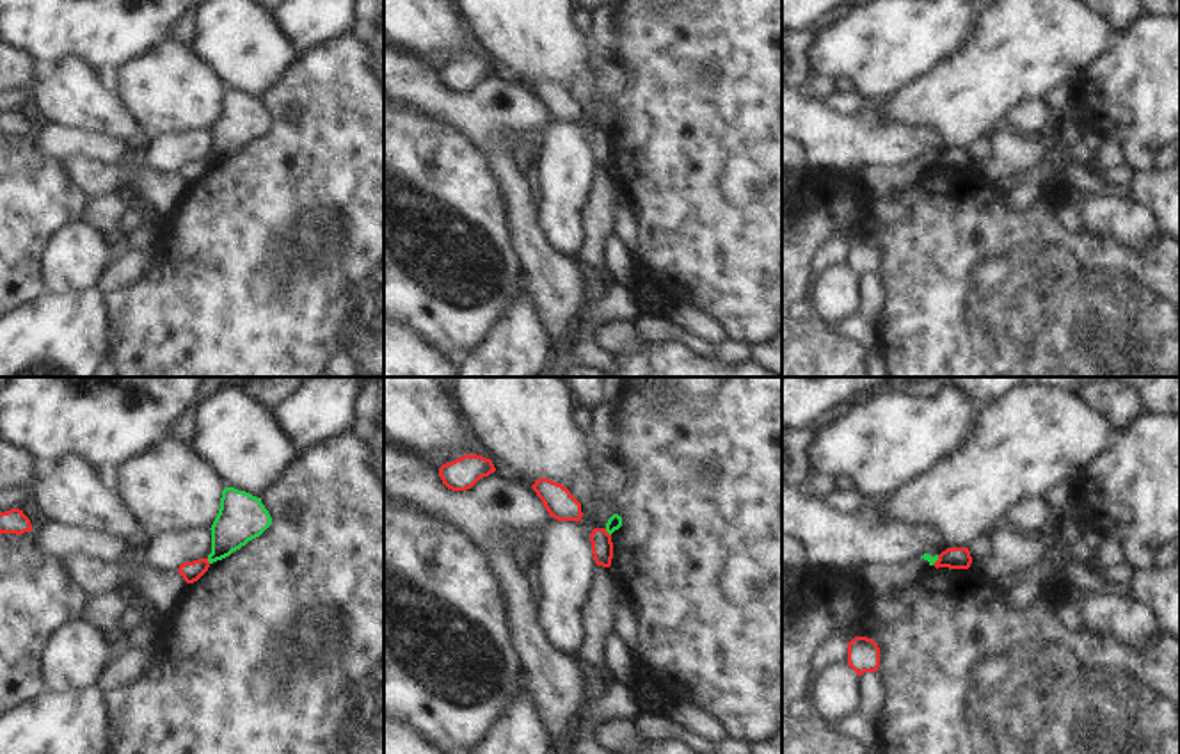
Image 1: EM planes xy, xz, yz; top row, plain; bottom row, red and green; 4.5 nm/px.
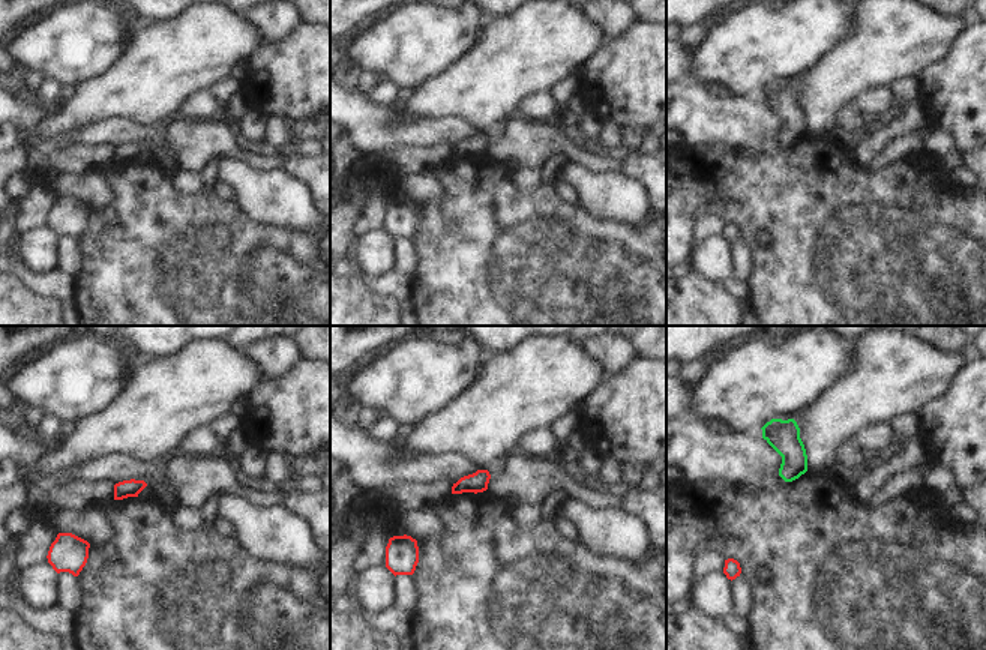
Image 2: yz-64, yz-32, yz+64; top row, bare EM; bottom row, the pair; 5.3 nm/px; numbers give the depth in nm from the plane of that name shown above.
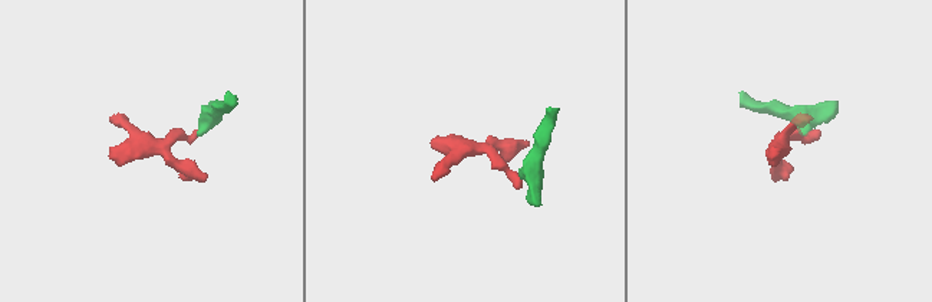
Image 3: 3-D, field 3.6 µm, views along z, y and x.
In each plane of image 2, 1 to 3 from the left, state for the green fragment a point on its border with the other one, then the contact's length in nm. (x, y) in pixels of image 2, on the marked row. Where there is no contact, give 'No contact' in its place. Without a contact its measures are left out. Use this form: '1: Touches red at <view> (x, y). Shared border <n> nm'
1: No contact
2: No contact
3: No contact.

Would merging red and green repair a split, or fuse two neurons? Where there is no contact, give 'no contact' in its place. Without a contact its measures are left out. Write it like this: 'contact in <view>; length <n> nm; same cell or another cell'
contact in xz; length 50 nm; another cell

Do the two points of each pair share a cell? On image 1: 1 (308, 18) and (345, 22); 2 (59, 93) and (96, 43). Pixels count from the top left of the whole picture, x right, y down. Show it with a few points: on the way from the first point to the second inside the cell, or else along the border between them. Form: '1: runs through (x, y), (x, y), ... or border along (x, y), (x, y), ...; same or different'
1: runs through (317, 18), (336, 18); same
2: border along (55, 64), (82, 59), (96, 72); different

